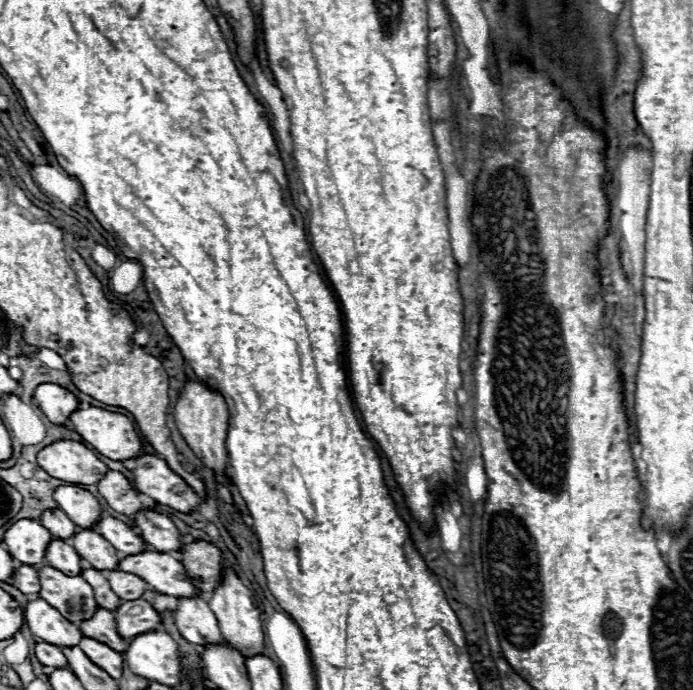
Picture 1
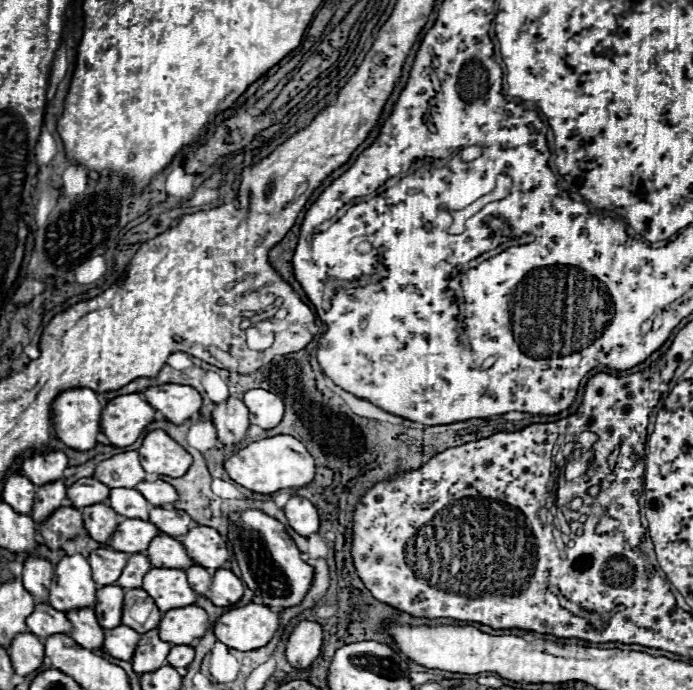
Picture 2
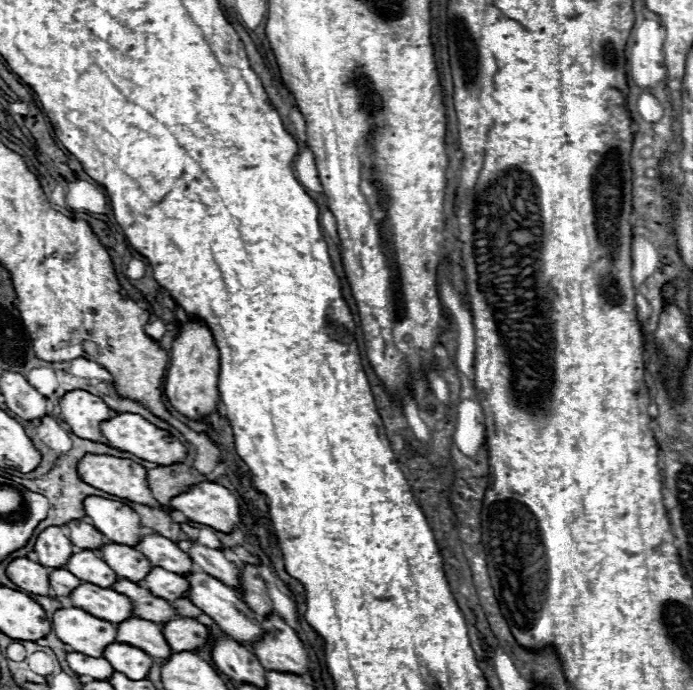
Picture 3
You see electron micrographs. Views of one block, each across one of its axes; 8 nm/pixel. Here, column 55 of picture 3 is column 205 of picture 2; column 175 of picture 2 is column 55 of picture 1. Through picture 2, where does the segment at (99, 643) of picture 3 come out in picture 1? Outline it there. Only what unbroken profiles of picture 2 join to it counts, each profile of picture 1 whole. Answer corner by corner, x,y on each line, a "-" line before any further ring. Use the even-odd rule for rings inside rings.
42,598
30,600
24,606
24,622
36,638
56,646
76,646
84,636
68,622
56,608
46,604

